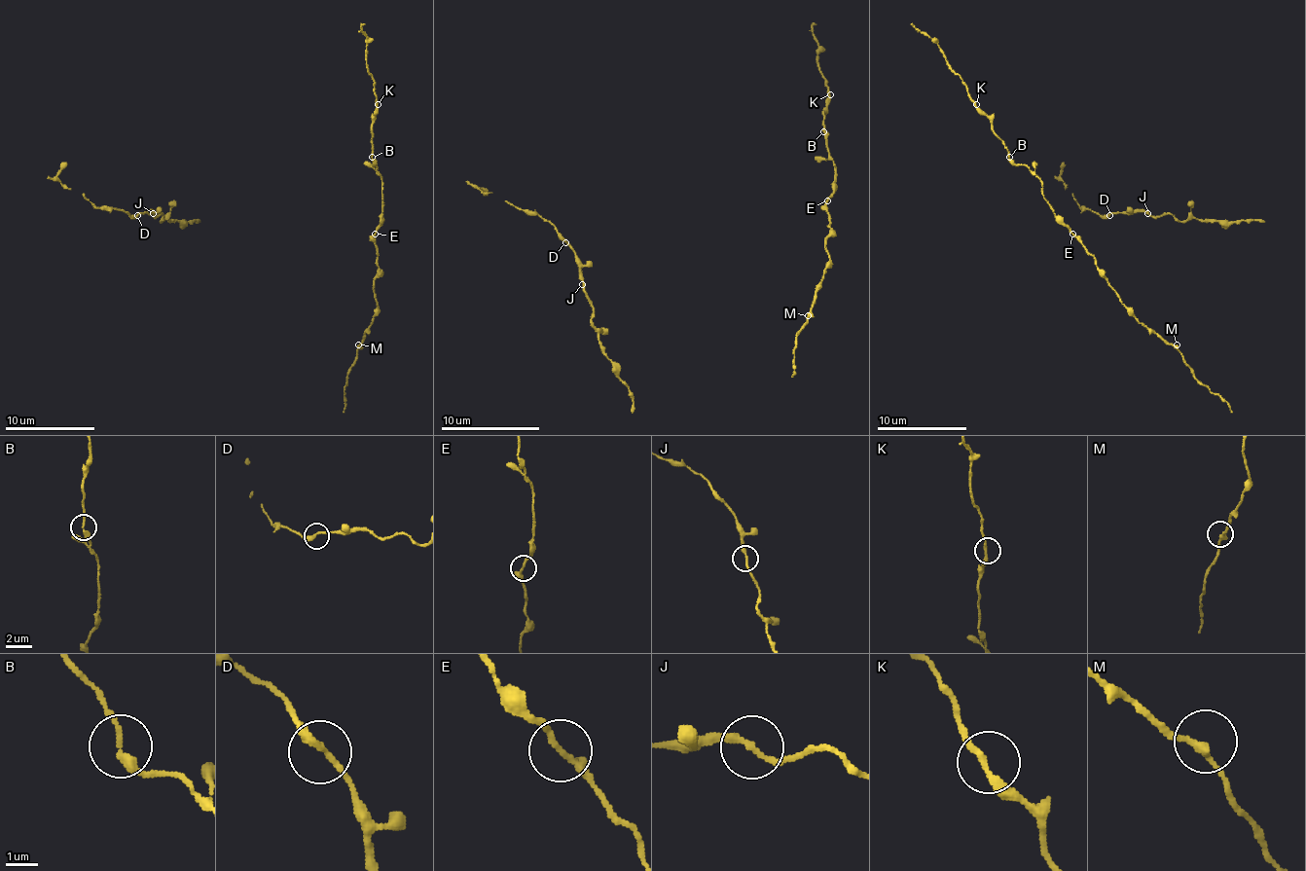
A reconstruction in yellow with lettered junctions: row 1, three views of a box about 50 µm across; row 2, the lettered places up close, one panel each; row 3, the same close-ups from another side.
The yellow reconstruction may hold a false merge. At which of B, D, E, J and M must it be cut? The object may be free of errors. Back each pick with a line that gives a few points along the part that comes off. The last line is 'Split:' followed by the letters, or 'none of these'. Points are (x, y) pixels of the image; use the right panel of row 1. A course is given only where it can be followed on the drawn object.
Split: none of these

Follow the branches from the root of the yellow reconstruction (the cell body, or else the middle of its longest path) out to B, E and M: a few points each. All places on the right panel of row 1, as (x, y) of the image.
B: (1125, 307), (1097, 260), (1054, 213), (1043, 196), (1043, 184), (1023, 163), (1016, 163), (1009, 158)
E: (1125, 307), (1097, 260), (1071, 234)
M: (1125, 307), (1168, 343), (1177, 344)

